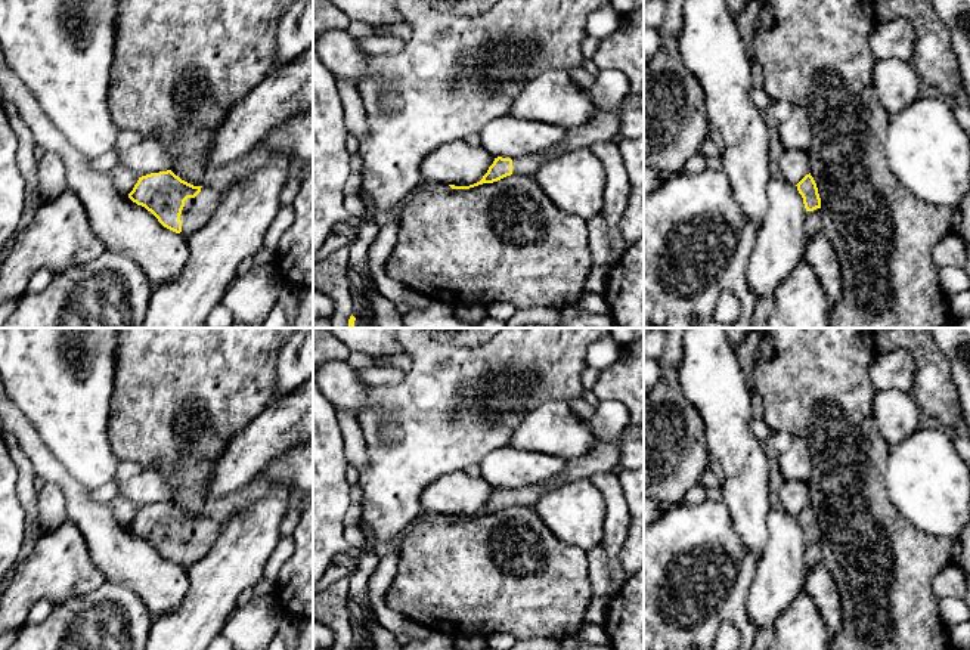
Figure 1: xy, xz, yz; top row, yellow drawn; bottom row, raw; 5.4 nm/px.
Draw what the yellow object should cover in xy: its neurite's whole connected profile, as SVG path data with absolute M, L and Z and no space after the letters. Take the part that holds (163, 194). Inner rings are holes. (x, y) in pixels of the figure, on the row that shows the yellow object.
M167 170L139 177L128 198L151 211L164 228L189 238L217 210L220 191L193 186Z

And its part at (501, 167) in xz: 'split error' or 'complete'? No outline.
split error

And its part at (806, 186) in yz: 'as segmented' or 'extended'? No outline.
extended

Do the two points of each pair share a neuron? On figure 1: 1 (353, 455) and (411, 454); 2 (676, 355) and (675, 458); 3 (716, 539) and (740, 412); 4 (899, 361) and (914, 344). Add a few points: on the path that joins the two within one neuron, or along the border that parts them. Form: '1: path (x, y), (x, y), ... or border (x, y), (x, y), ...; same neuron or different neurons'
1: border (358, 421), (366, 449), (366, 464), (359, 471); different neurons
2: path (671, 380), (672, 433); same neuron
3: border (721, 500), (728, 511), (730, 525), (737, 535); different neurons
4: border (877, 352), (905, 349), (914, 364), (913, 384); different neurons

